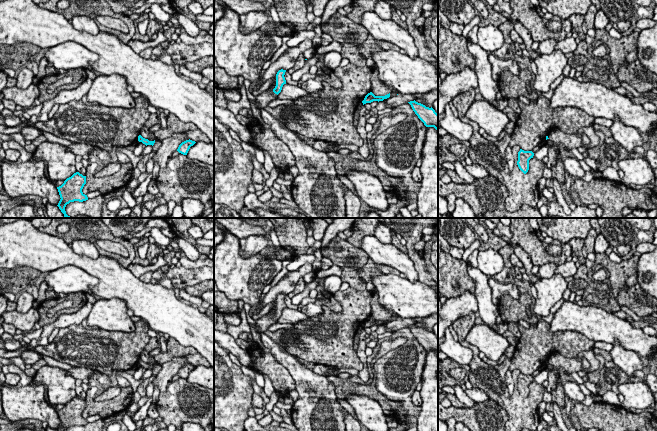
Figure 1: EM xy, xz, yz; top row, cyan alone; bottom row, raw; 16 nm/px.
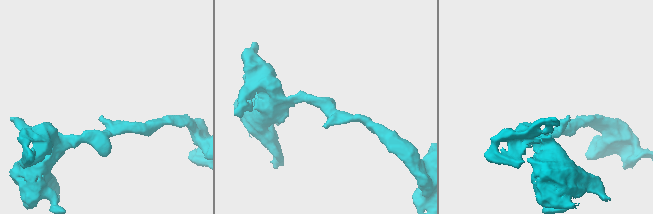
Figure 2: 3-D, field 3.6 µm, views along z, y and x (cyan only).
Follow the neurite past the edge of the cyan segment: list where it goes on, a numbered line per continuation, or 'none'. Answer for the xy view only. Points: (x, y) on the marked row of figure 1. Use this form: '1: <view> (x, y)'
none

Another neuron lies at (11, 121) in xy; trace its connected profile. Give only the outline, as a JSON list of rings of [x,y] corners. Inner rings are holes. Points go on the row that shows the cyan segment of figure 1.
[[[15,115],[13,116],[7,116],[2,120],[2,123],[5,124],[8,127],[15,127],[18,126],[24,122],[20,120],[20,117],[17,117]]]

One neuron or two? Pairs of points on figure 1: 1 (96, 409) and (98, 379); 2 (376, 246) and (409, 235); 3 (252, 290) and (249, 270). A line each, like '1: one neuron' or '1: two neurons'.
1: one neuron
2: two neurons
3: one neuron

